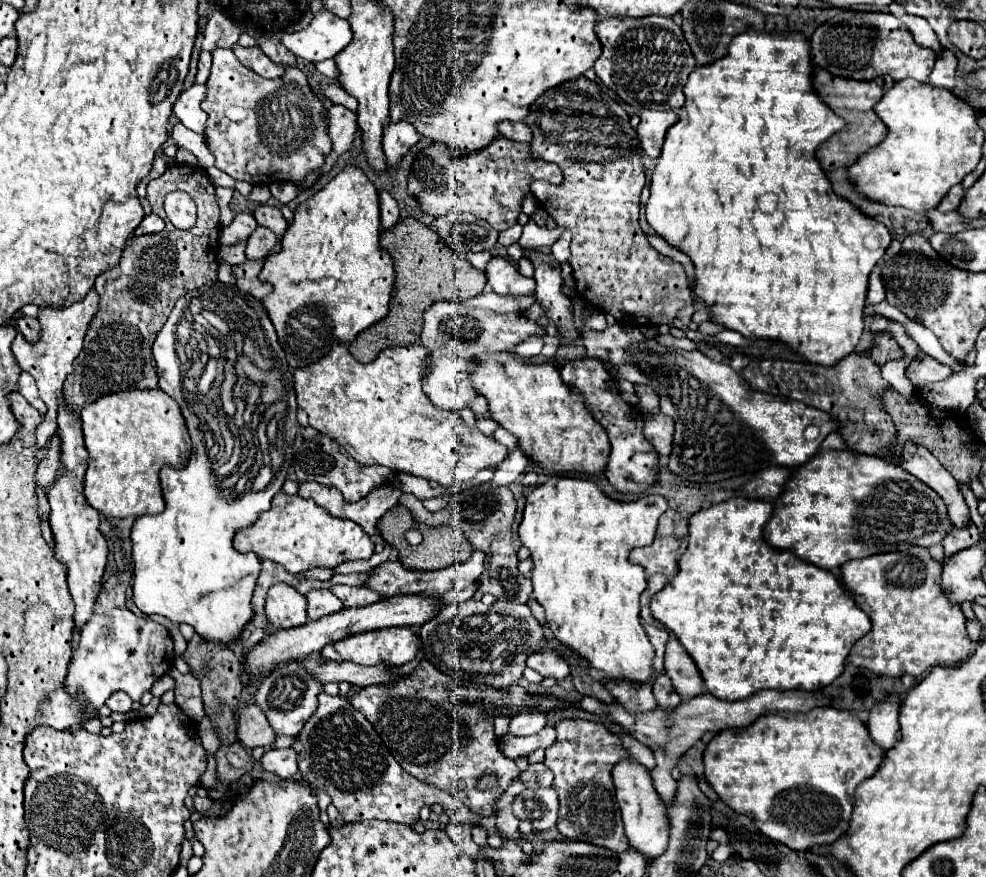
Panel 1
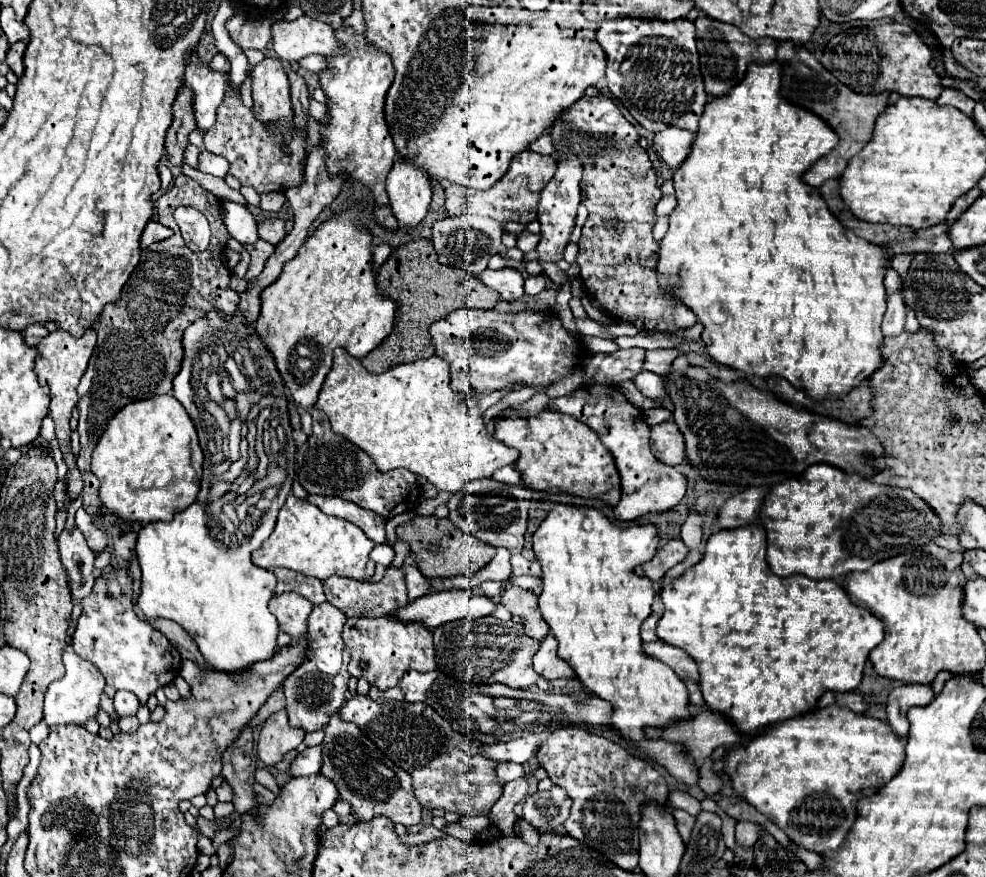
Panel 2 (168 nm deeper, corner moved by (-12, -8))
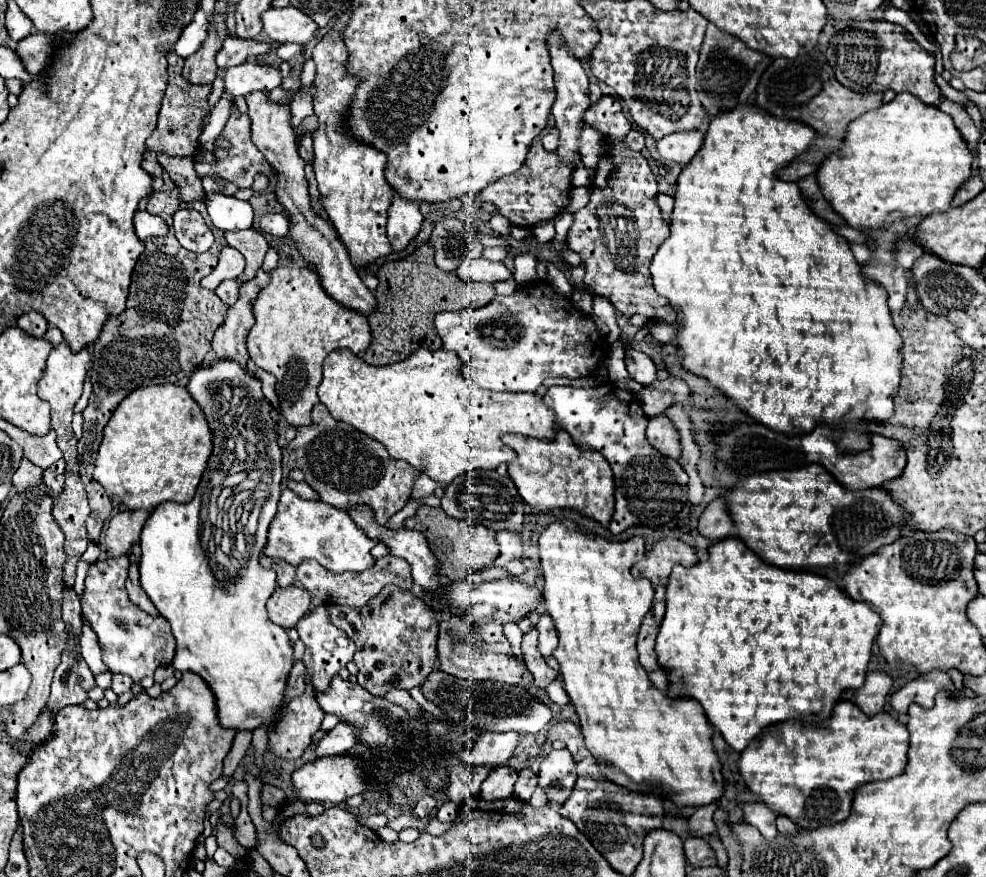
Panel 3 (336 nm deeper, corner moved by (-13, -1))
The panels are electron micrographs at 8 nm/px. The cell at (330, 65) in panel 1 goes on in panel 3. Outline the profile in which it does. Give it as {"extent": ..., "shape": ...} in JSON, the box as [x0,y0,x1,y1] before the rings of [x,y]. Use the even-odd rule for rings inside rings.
{"extent":[277,43,303,61],"shape":[[[295,43],[282,44],[277,49],[277,55],[284,61],[299,57],[303,54],[303,47]]]}

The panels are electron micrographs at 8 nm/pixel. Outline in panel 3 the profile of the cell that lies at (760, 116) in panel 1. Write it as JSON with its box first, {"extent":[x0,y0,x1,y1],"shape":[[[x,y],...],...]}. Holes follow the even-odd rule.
{"extent":[650,102,902,450],"shape":[[[754,102],[744,104],[742,108],[734,108],[734,112],[722,112],[722,116],[714,116],[710,120],[706,138],[702,148],[698,150],[698,156],[690,160],[690,164],[680,172],[676,182],[676,204],[670,220],[670,236],[668,240],[658,248],[658,252],[652,258],[650,274],[654,280],[654,288],[660,296],[668,298],[674,306],[678,320],[678,354],[680,362],[694,374],[700,374],[708,378],[716,388],[720,388],[730,400],[734,400],[750,418],[770,426],[776,432],[784,432],[788,436],[796,436],[802,432],[810,432],[816,424],[824,422],[830,426],[842,426],[842,450],[864,450],[866,438],[862,436],[866,432],[868,422],[884,422],[890,420],[894,412],[894,394],[900,386],[900,370],[902,370],[902,338],[894,328],[890,310],[888,310],[888,296],[880,284],[874,284],[864,272],[862,266],[854,260],[850,252],[850,242],[832,232],[830,224],[822,218],[814,216],[808,208],[808,204],[802,198],[802,192],[796,182],[784,182],[778,180],[778,170],[782,166],[790,164],[794,156],[804,152],[808,144],[814,140],[814,128],[806,128],[806,124],[798,124],[798,120],[778,120],[776,116],[766,116]]]}

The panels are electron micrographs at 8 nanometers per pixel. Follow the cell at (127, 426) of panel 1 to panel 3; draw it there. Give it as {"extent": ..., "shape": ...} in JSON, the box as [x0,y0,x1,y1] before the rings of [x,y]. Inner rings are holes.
{"extent":[94,384,212,510],"shape":[[[174,384],[160,386],[144,386],[134,390],[122,404],[114,410],[110,424],[106,424],[106,432],[98,450],[94,478],[104,486],[104,490],[112,496],[118,496],[122,504],[130,510],[154,510],[162,502],[190,502],[194,498],[196,486],[206,468],[208,456],[212,452],[212,434],[204,420],[200,406],[192,400],[186,388]]]}

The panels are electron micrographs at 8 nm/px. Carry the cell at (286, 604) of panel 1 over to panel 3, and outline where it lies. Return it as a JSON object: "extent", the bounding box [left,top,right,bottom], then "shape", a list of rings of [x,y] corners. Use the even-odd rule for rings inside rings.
{"extent":[270,586,310,628],"shape":[[[300,586],[276,588],[270,596],[270,620],[282,628],[294,628],[296,622],[308,612],[310,594]]]}

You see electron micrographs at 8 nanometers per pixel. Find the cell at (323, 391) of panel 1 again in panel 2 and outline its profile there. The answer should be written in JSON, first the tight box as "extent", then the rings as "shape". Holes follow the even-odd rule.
{"extent":[315,349,517,493],"shape":[[[337,349],[333,351],[333,367],[325,377],[315,407],[327,413],[335,433],[345,435],[351,443],[365,449],[381,471],[403,467],[425,477],[439,491],[457,493],[467,481],[491,477],[499,467],[513,465],[517,461],[517,451],[505,447],[487,433],[477,401],[465,393],[453,391],[449,381],[449,363],[437,355],[395,365],[381,375],[373,375],[359,363],[359,359],[351,357],[345,349]]]}

